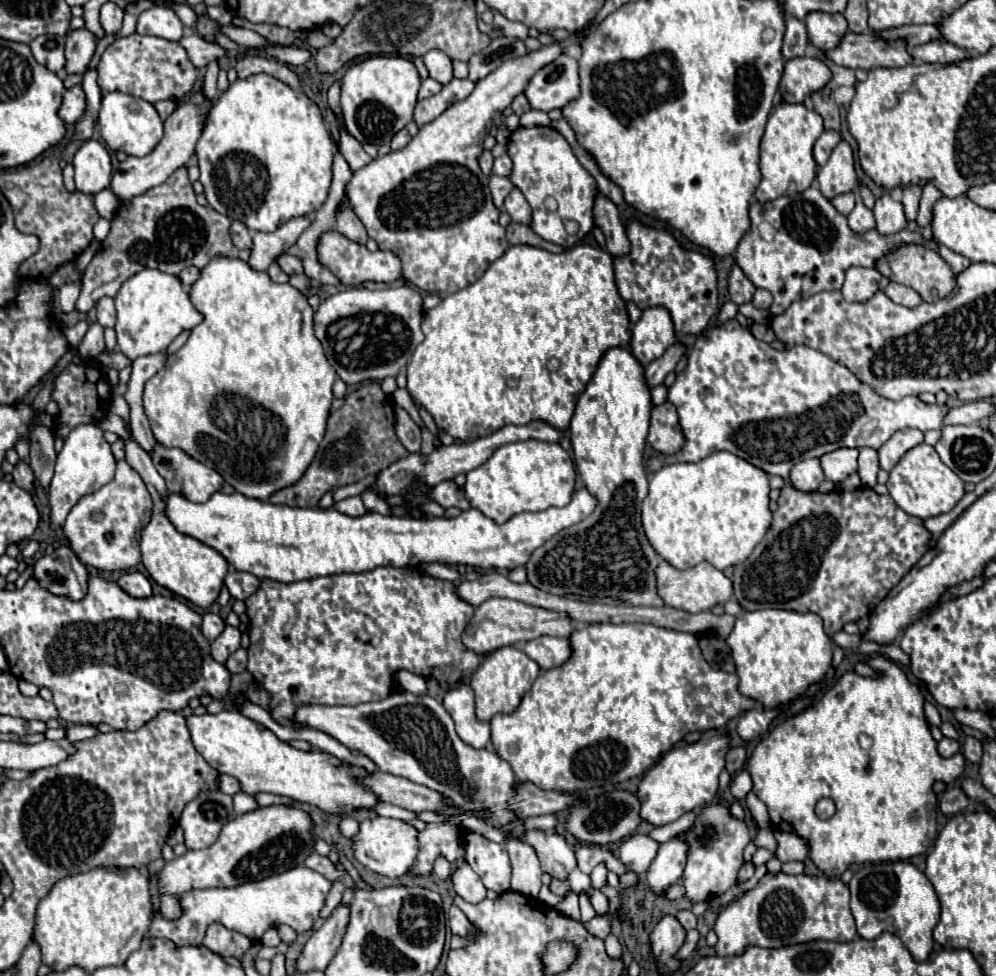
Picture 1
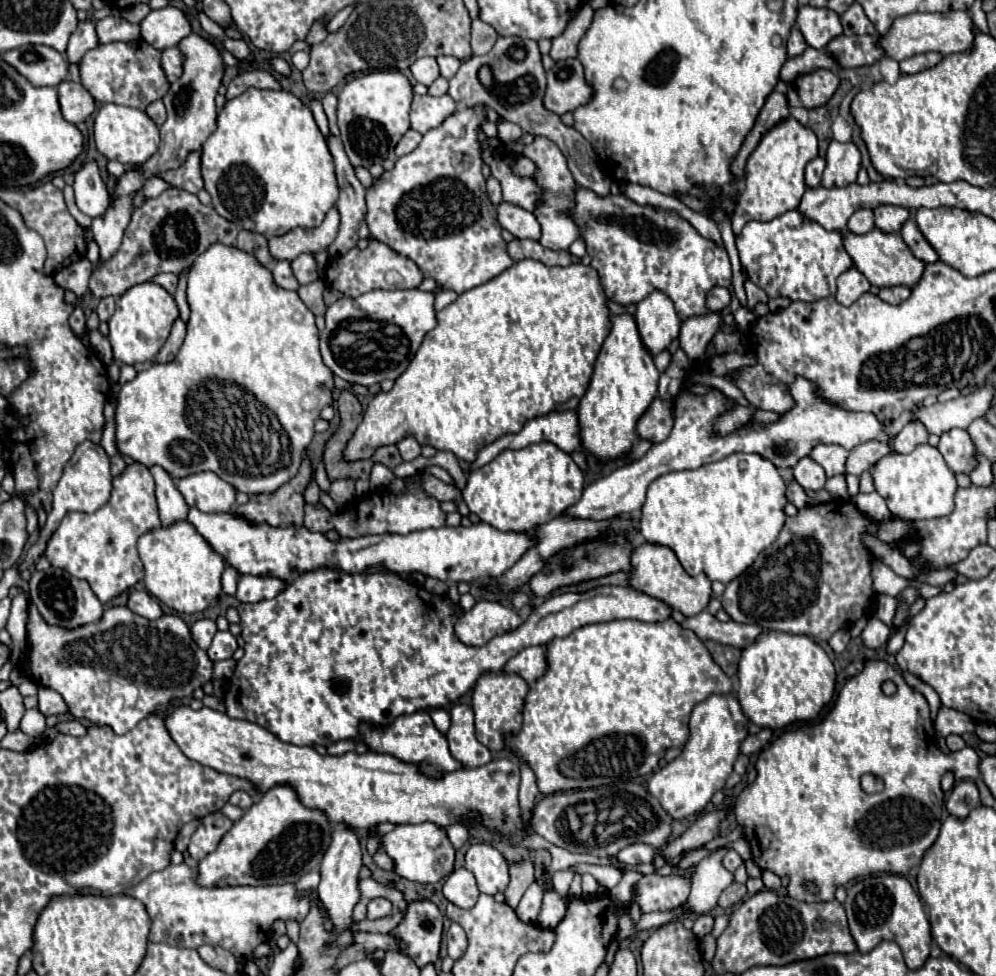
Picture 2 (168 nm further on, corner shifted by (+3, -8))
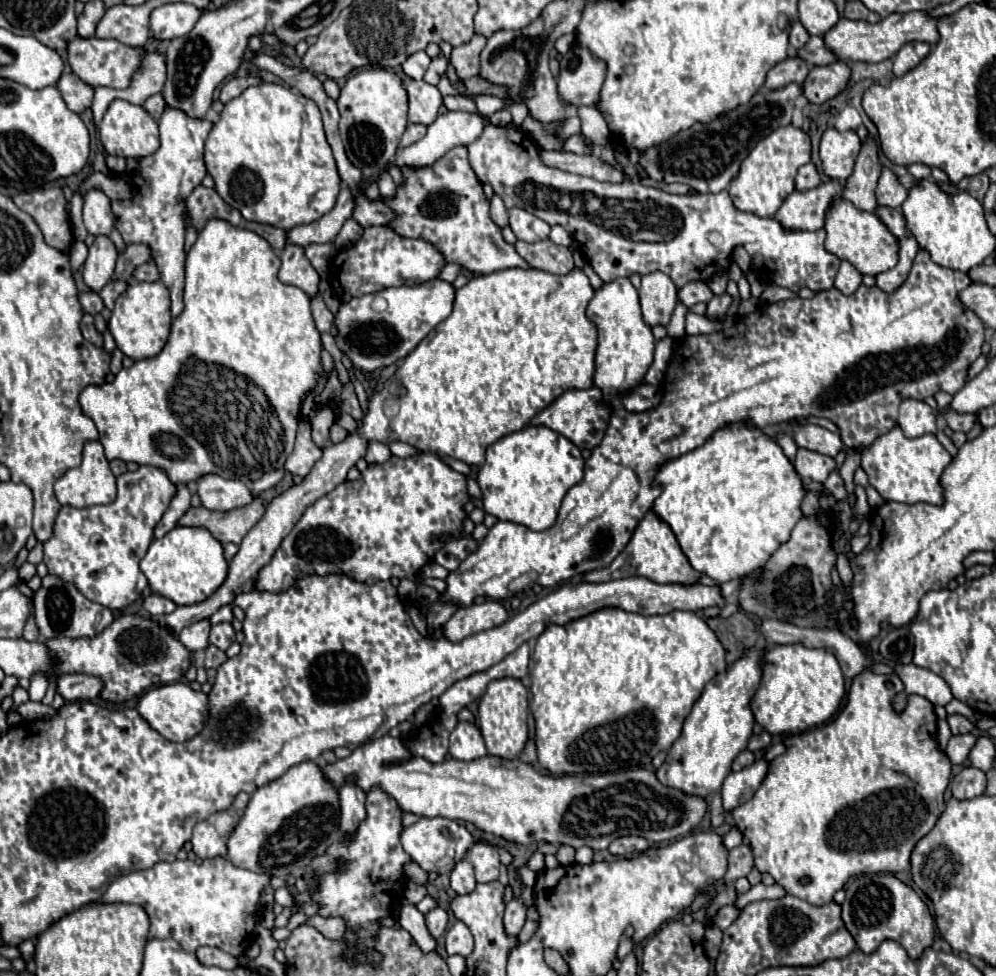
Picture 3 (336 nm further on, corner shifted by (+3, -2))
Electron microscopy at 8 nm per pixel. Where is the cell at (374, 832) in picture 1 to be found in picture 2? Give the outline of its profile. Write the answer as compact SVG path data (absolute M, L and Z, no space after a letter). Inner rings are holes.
M436 823L396 827L394 831L390 831L382 837L382 847L394 859L396 873L404 879L418 881L418 883L438 883L454 871L456 851L454 851L452 843L448 841L444 827L438 827ZM444 857L446 857L446 869L444 869Z

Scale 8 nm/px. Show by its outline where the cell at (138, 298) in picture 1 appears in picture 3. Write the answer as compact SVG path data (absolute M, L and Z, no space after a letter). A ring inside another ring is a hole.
M134 281L128 285L126 293L122 293L112 309L112 317L108 321L108 329L116 341L116 347L130 359L148 359L156 357L162 351L162 345L170 333L170 293L166 285L158 283L140 283Z

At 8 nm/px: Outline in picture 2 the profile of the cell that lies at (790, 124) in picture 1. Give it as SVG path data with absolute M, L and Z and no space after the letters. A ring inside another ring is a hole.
M788 117L774 129L770 129L754 153L748 157L746 163L746 177L744 187L738 191L738 199L734 199L734 213L730 217L732 231L738 235L742 227L756 219L756 221L770 221L790 209L796 209L804 191L804 167L818 155L818 141L814 131L800 125L794 117Z

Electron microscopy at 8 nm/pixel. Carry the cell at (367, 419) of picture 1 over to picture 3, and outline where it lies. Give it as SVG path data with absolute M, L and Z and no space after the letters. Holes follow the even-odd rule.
M254 497L252 503L230 509L230 511L210 511L206 507L190 507L190 513L178 521L178 525L188 527L206 527L220 543L240 543L246 533L262 519L266 511L266 501L262 497Z

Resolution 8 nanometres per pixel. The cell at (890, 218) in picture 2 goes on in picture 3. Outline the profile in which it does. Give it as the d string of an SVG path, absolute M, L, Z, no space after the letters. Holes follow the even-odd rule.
M884 169L884 173L880 175L880 181L878 181L878 187L876 187L876 199L878 199L878 205L880 207L892 207L892 209L898 209L908 197L908 191L900 185L898 177Z

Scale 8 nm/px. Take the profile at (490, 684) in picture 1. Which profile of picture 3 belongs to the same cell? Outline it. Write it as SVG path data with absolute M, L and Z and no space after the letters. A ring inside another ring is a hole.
M512 677L490 681L478 703L478 727L490 755L516 759L528 739L528 689L524 683Z

